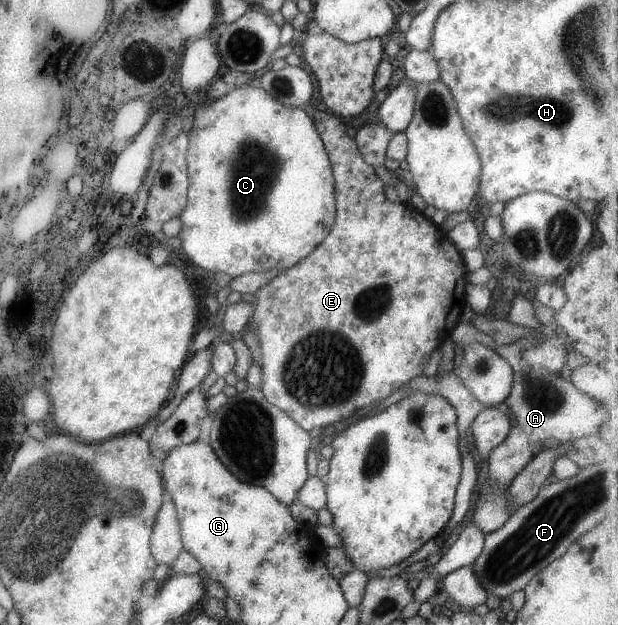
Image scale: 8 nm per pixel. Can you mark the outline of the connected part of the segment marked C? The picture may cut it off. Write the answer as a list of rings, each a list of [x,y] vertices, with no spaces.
[[[248,84],[234,87],[223,98],[203,104],[196,110],[192,119],[192,130],[188,136],[188,150],[186,150],[186,164],[188,188],[187,203],[184,212],[180,214],[182,230],[178,235],[181,251],[190,258],[192,264],[215,272],[223,272],[231,277],[237,277],[244,272],[264,272],[269,270],[282,271],[290,268],[308,256],[326,238],[335,222],[334,176],[331,164],[324,150],[313,120],[300,107],[280,104],[273,96],[264,92],[263,88],[255,88]]]

